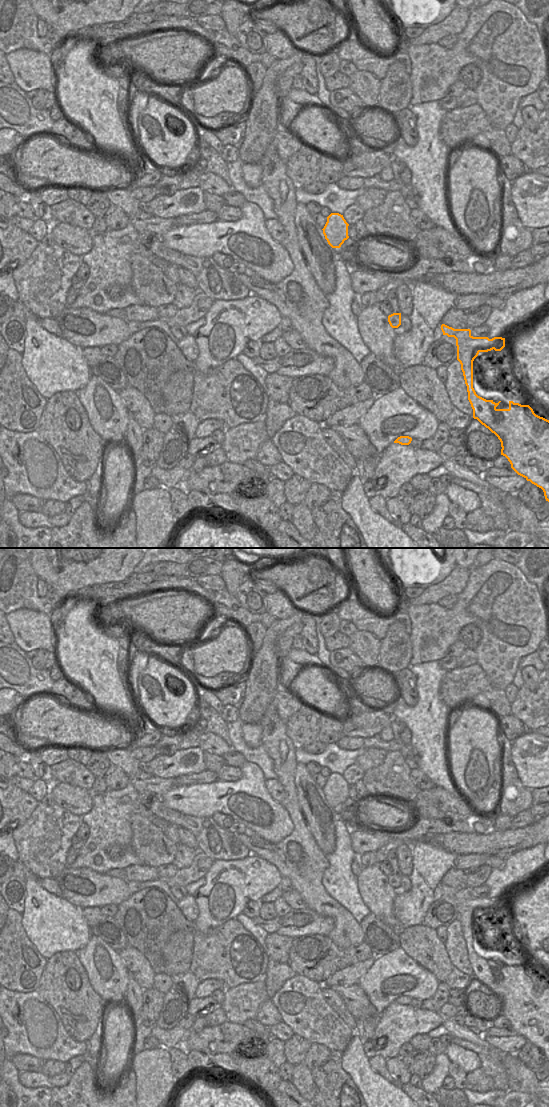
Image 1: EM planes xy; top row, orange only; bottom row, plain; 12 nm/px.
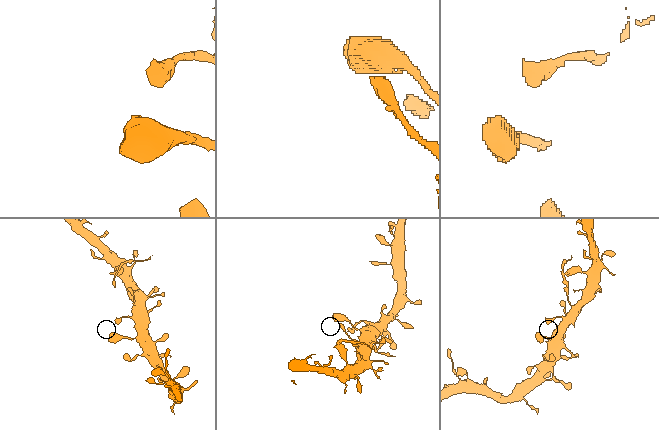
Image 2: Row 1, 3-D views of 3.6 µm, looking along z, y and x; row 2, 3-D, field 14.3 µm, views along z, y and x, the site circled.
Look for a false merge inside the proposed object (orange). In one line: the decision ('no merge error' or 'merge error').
no merge error

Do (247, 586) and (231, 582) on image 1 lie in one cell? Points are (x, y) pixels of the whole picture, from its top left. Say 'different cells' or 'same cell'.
different cells

